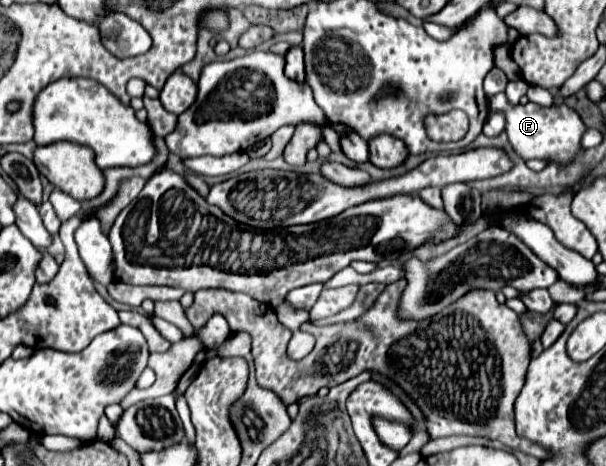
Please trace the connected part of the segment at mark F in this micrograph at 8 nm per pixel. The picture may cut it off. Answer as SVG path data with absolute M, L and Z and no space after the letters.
M496 94L490 98L490 110L502 110L506 114L506 134L514 148L514 152L522 160L546 160L550 164L558 164L566 168L572 164L572 160L584 152L582 148L582 136L588 130L582 122L580 114L570 108L568 104L554 104L554 106L538 106L534 102L528 102L526 106L510 106L504 94Z

